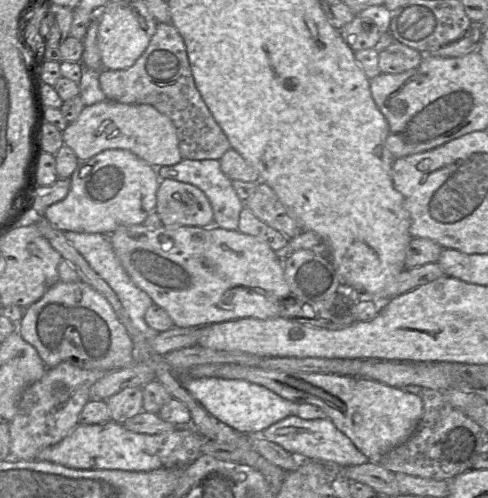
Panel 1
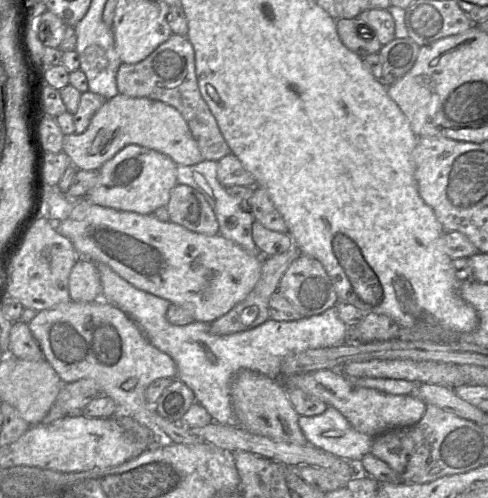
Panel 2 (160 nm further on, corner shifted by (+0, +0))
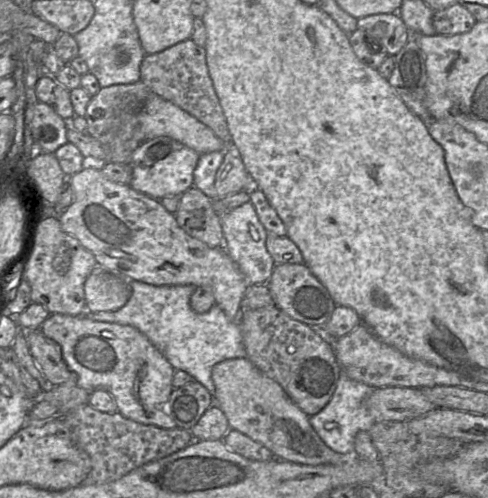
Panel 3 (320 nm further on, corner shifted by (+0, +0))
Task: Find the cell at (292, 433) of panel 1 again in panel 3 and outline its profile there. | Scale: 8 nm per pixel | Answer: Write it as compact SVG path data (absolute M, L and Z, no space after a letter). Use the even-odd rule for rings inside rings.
M341 370L336 389L327 405L318 413L309 416L311 426L331 450L352 455L356 434L359 431L369 431L376 422L366 405L373 389L362 382L352 380Z

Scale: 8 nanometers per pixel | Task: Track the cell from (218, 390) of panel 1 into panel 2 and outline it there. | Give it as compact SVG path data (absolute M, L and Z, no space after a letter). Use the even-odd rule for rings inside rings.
M95 263L95 265L99 271L103 288L103 299L101 300L115 305L126 313L153 346L173 359L177 366L177 379L193 391L196 403L204 407L213 422L217 424L238 425L231 402L231 383L234 376L240 371L249 370L273 379L281 379L281 366L288 357L309 349L338 347L348 342L348 326L339 318L335 306L320 315L296 321L278 322L268 319L255 328L229 335L214 335L209 330L210 324L203 322L194 321L185 326L173 325L166 318L167 310L171 305L169 301L137 289L104 263Z

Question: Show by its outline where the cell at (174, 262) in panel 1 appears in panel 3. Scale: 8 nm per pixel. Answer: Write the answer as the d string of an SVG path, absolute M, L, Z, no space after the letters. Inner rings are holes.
M86 166L66 178L66 182L69 182L73 190L73 203L59 215L61 229L79 240L95 256L100 267L118 274L125 280L153 286L210 287L215 304L223 310L227 319L239 321L242 300L249 283L223 247L209 247L188 235L178 226L174 214L166 211L159 200L134 190L130 185L111 182L102 174L100 168Z

